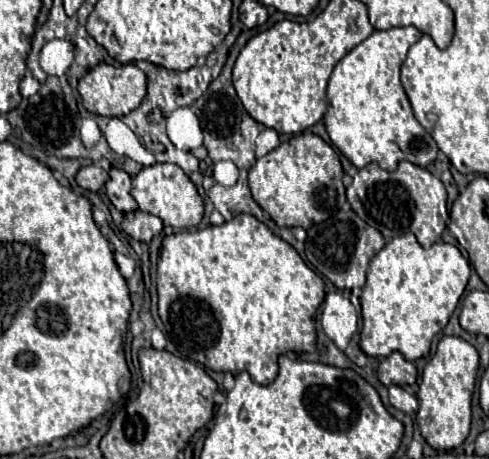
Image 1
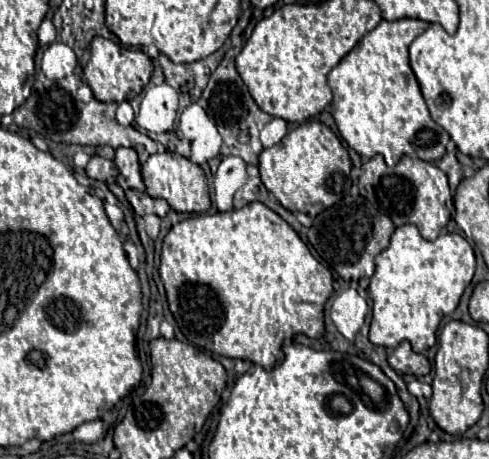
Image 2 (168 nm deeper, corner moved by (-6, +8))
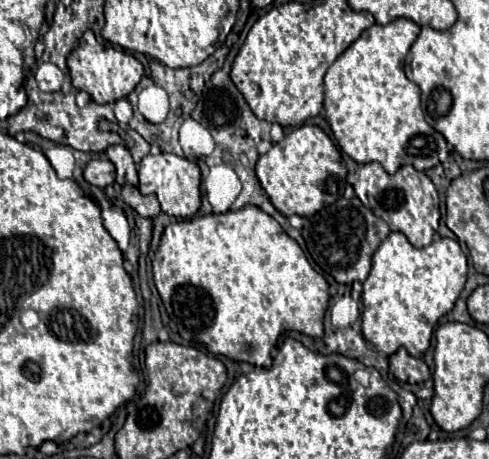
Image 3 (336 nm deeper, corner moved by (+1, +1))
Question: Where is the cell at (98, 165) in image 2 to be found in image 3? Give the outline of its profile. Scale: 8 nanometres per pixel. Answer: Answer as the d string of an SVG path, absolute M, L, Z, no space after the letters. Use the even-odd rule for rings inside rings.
M92 159L86 167L84 167L84 179L90 185L96 185L100 189L108 187L114 183L116 179L116 169L112 167L112 163L108 159Z

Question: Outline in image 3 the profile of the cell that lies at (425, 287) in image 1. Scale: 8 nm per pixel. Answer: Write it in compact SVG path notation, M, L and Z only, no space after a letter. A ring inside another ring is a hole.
M390 233L388 239L376 249L372 257L372 269L364 281L362 291L362 335L376 349L386 355L392 355L398 347L406 347L412 357L422 357L430 347L430 339L438 319L452 311L454 301L462 293L468 275L467 257L462 253L458 241L454 239L434 239L428 247L416 249L410 245L404 233Z

